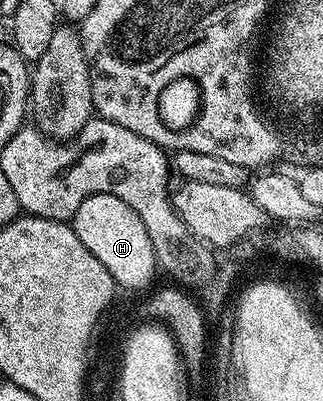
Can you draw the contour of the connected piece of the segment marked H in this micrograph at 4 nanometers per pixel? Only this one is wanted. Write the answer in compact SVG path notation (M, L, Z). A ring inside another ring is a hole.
M89 195L81 207L77 207L75 216L69 222L75 230L77 239L89 247L93 259L109 271L116 286L123 289L143 289L157 274L155 264L155 248L149 239L149 231L145 231L145 223L137 216L137 211L129 207L129 203L117 199L117 195Z

